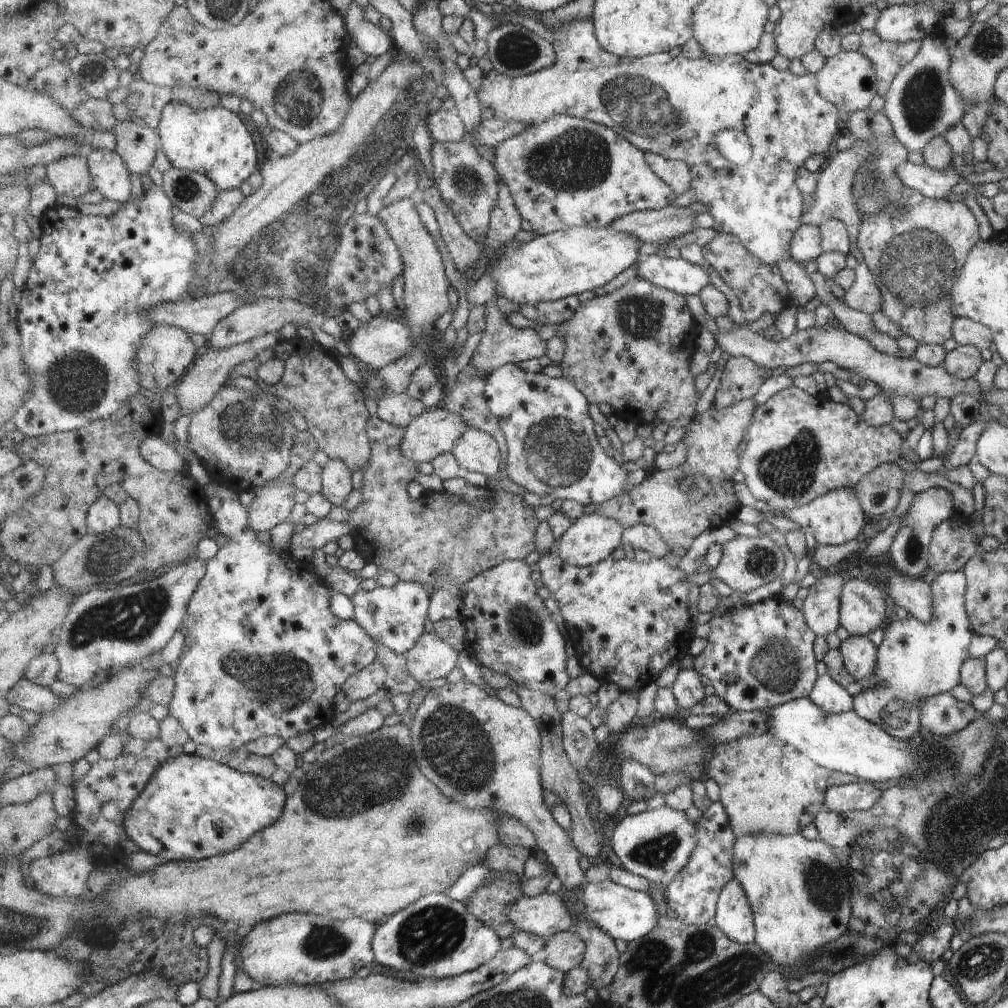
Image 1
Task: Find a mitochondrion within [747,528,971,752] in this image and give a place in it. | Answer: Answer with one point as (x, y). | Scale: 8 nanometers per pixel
(931, 666)

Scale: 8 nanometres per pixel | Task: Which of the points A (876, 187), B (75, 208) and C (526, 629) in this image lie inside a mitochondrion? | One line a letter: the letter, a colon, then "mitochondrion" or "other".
A: mitochondrion
B: other
C: mitochondrion

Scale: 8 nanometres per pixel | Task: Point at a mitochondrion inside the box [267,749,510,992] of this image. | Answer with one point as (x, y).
(434, 932)

